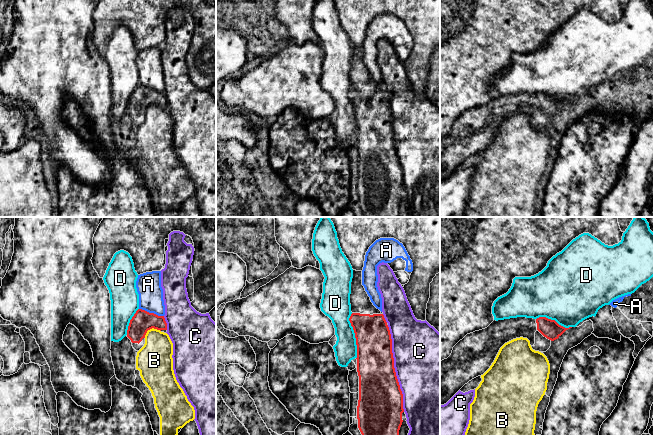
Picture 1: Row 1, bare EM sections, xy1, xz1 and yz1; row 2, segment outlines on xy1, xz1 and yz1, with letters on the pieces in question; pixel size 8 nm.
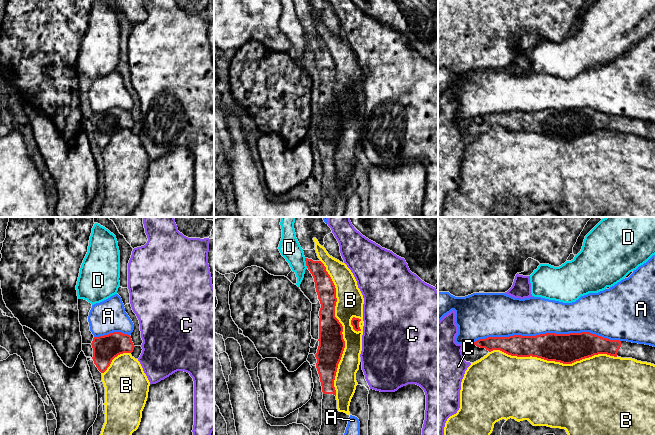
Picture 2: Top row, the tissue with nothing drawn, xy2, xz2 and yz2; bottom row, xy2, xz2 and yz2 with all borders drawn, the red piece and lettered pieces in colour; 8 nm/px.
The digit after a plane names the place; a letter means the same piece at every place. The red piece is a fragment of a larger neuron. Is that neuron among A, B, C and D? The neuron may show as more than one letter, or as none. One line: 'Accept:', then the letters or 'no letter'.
Accept: no letter

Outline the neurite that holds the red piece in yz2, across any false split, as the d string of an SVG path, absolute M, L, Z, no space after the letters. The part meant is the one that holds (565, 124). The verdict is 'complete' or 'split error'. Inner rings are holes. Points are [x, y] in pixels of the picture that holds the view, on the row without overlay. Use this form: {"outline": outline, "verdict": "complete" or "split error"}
{"outline": "M590 108L536 112L488 113L473 118L489 128L500 126L517 133L537 133L572 140L598 130L632 134L655 141L655 123L627 117L610 116Z", "verdict": "split error"}

